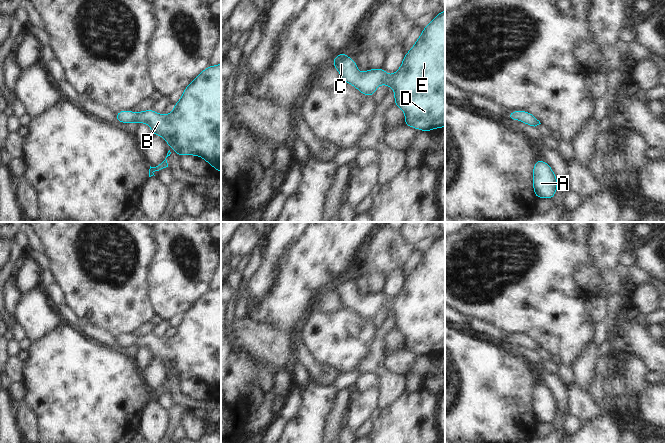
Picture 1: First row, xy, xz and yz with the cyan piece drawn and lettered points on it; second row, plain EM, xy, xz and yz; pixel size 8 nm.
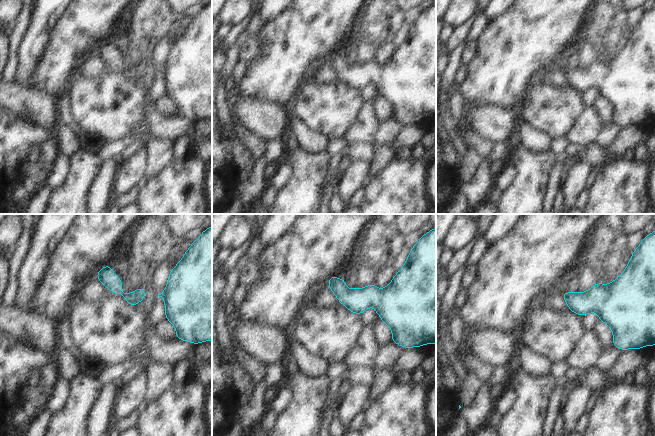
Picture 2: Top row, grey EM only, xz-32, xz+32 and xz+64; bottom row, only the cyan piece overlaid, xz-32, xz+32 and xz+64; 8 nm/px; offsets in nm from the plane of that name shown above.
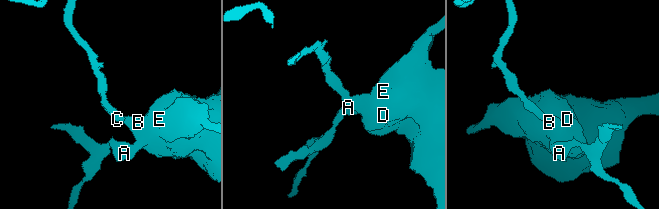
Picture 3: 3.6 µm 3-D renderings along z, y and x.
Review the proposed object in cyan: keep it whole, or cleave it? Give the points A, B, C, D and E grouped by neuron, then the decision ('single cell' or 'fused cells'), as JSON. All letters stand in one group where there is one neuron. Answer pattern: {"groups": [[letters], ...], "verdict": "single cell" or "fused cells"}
{"groups": [["A", "B", "C", "D", "E"]], "verdict": "single cell"}

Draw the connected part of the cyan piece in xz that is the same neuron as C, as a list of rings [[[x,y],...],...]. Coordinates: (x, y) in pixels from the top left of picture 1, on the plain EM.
[[[445,234],[435,240],[422,254],[414,270],[407,278],[404,278],[402,289],[392,299],[388,299],[383,292],[359,296],[356,285],[349,282],[346,277],[340,277],[336,280],[332,289],[339,295],[343,306],[349,306],[366,320],[373,320],[381,308],[385,308],[388,312],[392,311],[395,317],[395,330],[402,333],[405,338],[405,349],[427,356],[435,352],[445,351]]]

